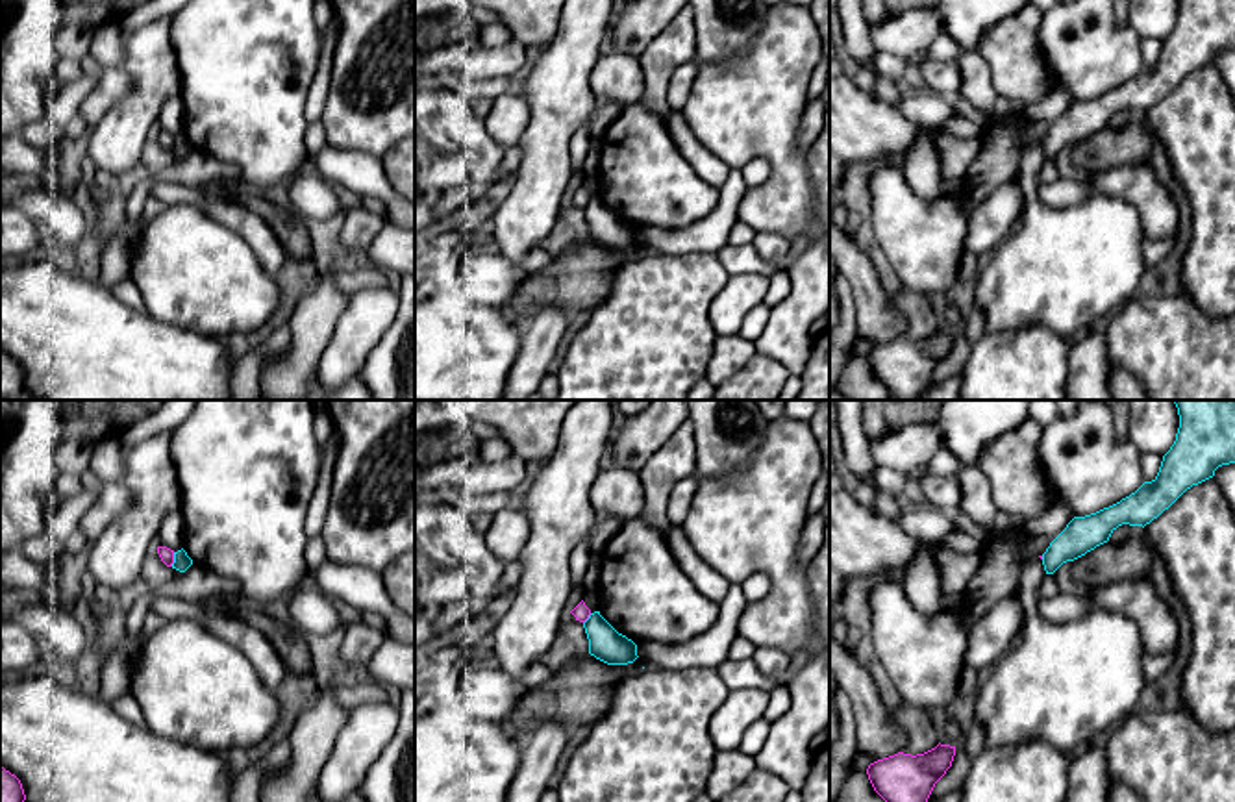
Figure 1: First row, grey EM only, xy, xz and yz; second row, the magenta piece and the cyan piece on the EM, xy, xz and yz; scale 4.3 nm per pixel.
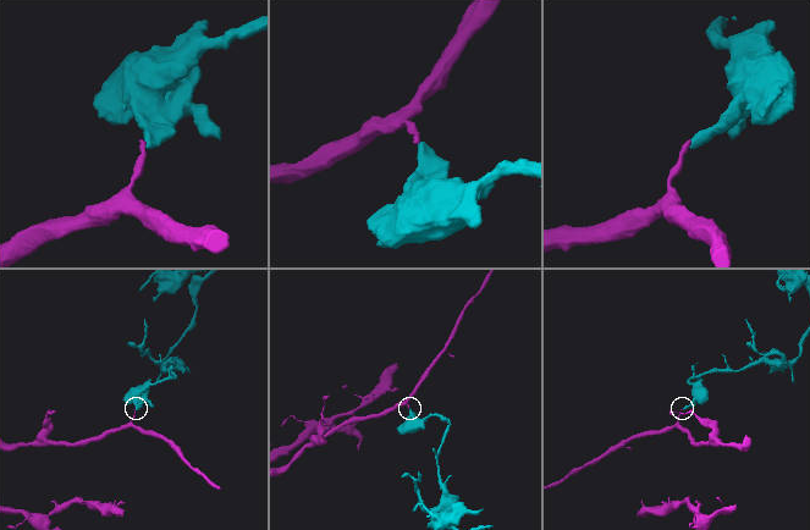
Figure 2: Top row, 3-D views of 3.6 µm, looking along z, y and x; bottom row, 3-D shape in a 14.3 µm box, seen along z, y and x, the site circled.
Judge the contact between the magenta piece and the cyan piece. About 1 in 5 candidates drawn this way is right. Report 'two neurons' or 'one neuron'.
two neurons

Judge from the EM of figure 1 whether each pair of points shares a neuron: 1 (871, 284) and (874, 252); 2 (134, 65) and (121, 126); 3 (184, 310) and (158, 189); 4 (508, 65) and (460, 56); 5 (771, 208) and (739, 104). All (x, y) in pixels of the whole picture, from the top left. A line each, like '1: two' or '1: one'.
1: two
2: one
3: two
4: one
5: one

